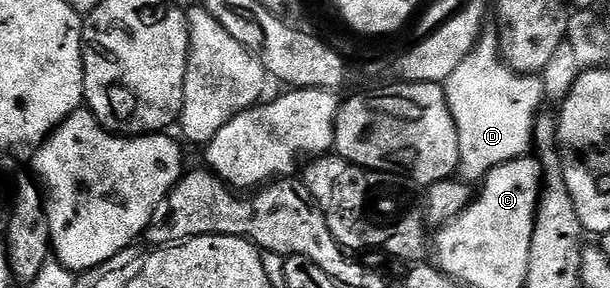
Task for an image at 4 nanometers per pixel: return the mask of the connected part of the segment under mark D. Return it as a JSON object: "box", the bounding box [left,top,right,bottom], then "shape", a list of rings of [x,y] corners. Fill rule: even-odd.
{"box":[445,31,544,183],"shape":[[[483,31],[461,67],[445,83],[447,102],[459,140],[458,176],[468,183],[482,182],[493,167],[532,152],[535,119],[544,104],[543,82],[530,73],[511,69],[499,52],[498,32]]]}

